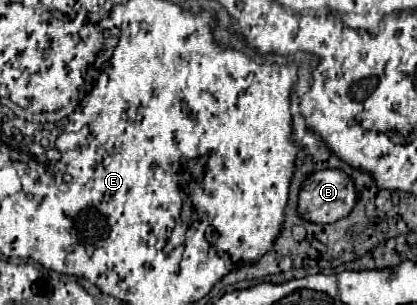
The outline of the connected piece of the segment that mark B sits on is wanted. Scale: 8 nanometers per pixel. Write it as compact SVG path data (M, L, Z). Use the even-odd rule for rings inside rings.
M318 170L310 174L298 192L298 216L314 224L330 224L352 212L356 188L340 170Z

